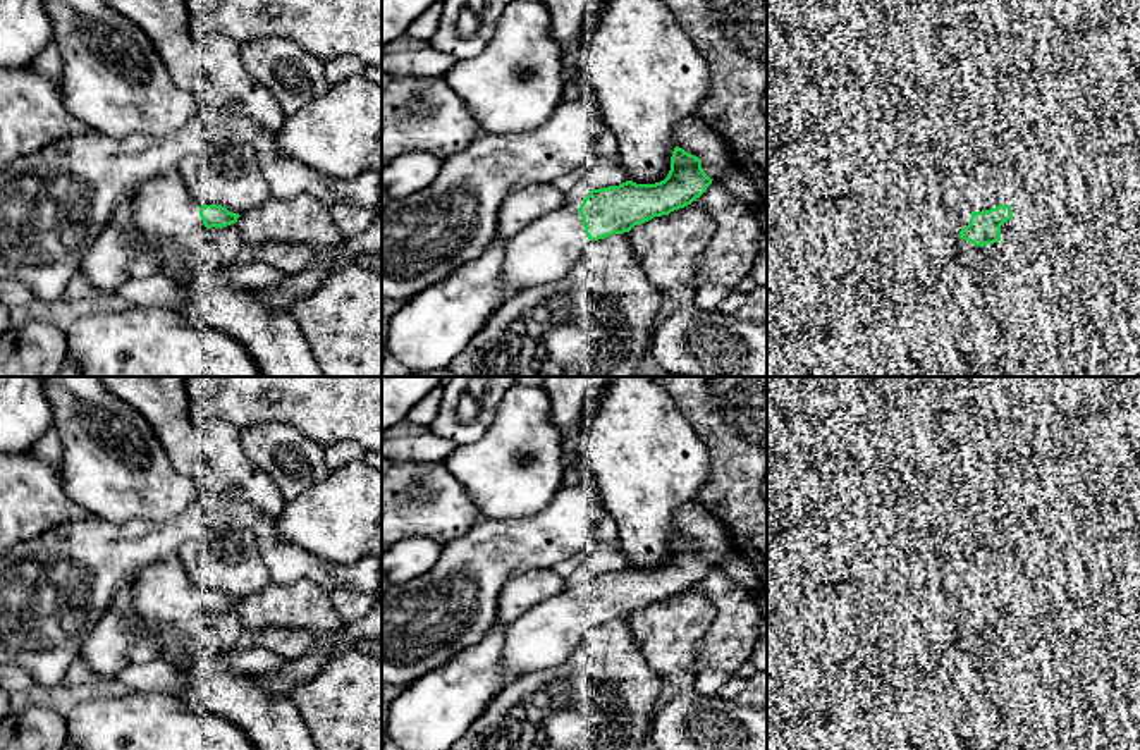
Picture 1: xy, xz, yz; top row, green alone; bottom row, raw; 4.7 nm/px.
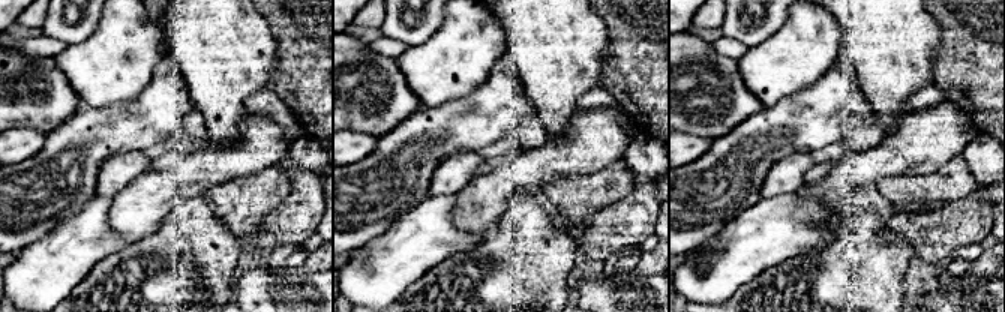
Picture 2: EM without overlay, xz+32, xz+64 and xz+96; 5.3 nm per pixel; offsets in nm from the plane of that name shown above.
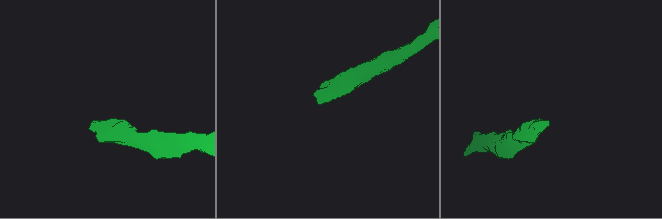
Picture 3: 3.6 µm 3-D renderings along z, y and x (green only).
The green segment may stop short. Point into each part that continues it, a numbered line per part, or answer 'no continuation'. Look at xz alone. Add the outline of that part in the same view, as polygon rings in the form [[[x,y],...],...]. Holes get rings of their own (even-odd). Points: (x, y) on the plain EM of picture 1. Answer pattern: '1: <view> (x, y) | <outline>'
1: xz (545, 637) | [[[576,592],[552,595],[506,626],[500,666],[518,674],[562,666],[590,628]]]

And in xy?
1: xy (162, 592) | [[[181,556],[138,568],[127,587],[143,619],[194,631],[203,626],[206,612],[199,602],[201,590],[191,581]]]

